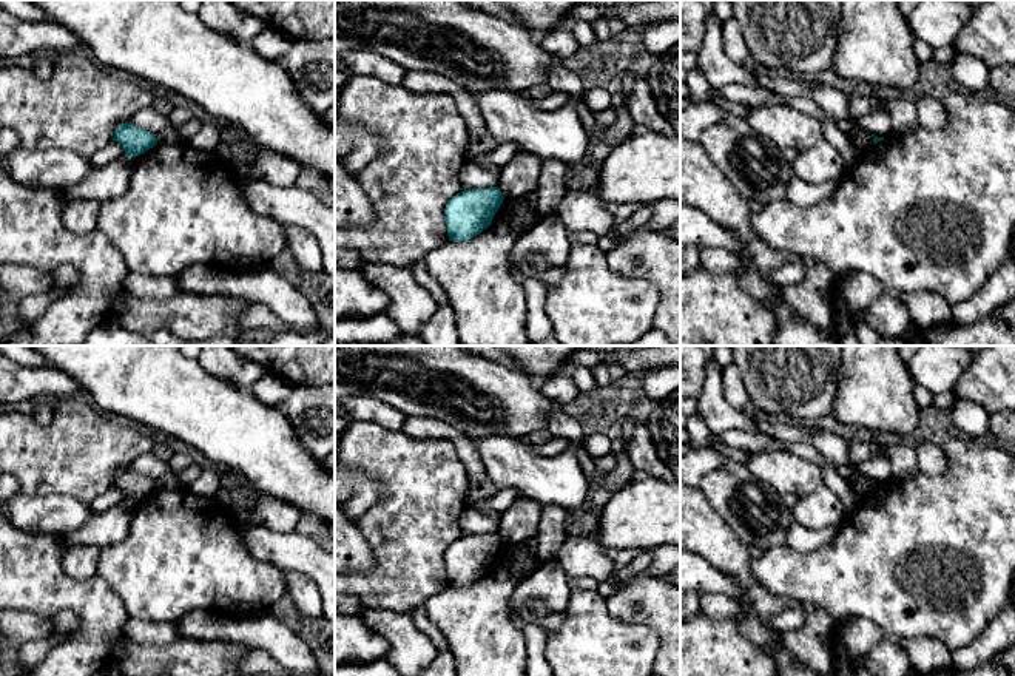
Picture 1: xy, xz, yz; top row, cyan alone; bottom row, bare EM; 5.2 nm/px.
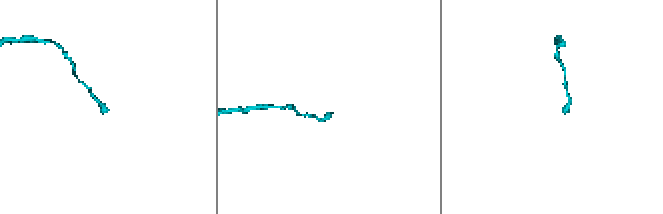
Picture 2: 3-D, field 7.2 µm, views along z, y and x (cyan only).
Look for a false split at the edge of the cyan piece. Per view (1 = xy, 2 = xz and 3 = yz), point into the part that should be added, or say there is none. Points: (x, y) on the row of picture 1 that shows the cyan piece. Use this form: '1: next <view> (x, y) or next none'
1: next none
2: next none
3: next none

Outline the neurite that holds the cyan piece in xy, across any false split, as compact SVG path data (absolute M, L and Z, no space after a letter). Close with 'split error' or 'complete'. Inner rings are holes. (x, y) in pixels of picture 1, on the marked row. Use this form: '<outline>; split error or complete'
M130 122L120 123L114 131L114 142L119 142L125 148L128 157L136 157L157 144L156 134L137 128Z; complete

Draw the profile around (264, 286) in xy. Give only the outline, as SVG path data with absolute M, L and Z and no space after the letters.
M205 264L188 265L177 275L180 293L224 296L265 306L298 333L321 330L312 304L271 267L225 270Z

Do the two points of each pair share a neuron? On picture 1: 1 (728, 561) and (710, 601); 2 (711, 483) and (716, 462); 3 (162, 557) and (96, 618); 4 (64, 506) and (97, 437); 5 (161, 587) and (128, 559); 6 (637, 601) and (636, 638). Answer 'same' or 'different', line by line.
1: different
2: different
3: different
4: different
5: same
6: different

